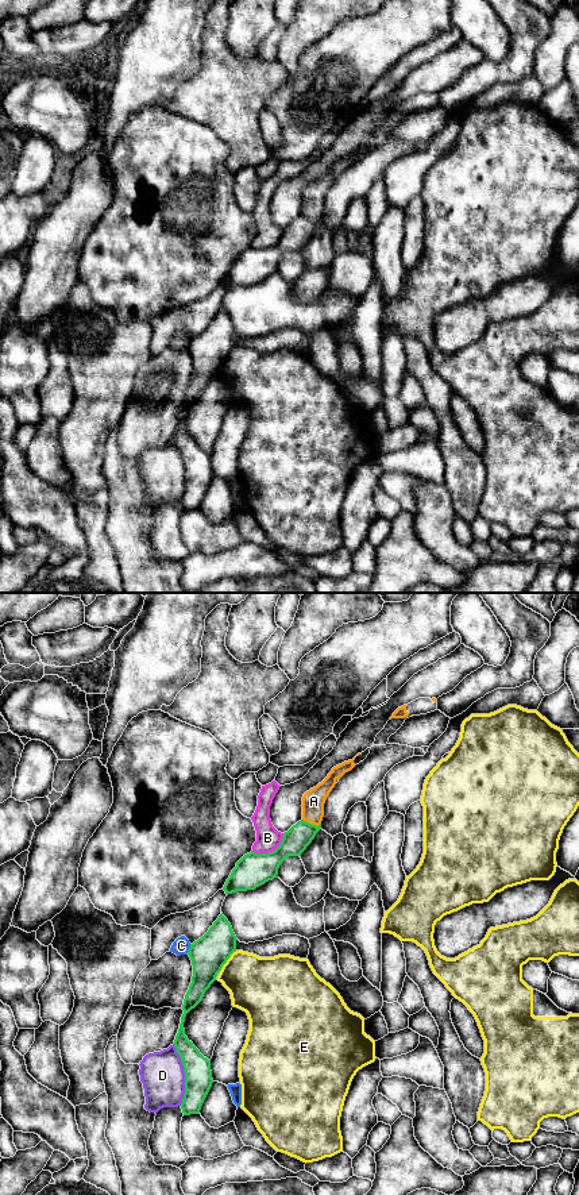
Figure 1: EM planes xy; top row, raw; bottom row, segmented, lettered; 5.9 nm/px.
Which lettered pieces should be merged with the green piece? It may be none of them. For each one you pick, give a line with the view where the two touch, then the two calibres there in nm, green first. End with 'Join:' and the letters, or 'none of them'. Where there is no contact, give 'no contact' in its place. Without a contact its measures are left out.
Join: none of them

